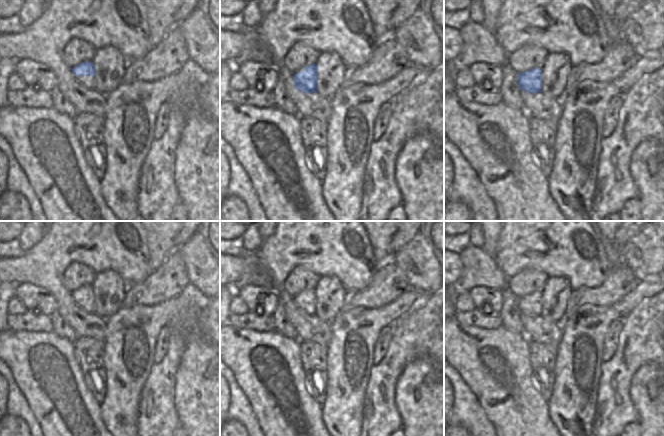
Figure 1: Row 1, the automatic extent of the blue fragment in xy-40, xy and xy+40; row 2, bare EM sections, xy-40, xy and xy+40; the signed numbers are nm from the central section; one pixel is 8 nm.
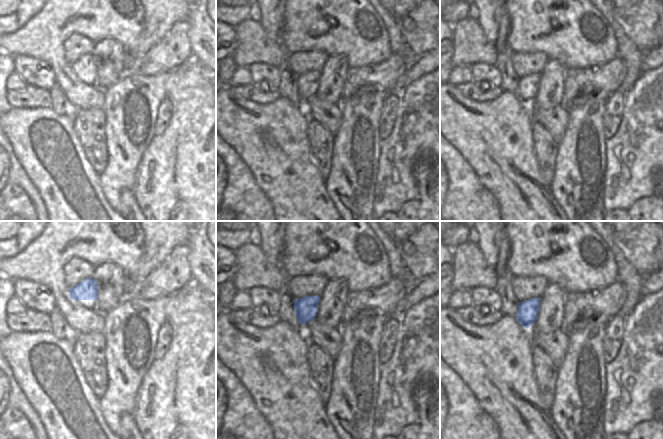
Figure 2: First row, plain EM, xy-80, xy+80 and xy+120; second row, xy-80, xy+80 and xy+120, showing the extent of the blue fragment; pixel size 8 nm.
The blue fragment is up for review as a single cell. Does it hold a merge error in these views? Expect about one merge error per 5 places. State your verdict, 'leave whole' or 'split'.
leave whole

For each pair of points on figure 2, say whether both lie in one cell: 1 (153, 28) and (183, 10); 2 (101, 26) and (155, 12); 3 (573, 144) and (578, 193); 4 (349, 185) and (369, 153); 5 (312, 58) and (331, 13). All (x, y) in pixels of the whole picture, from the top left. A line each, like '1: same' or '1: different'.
1: same
2: different
3: same
4: same
5: different

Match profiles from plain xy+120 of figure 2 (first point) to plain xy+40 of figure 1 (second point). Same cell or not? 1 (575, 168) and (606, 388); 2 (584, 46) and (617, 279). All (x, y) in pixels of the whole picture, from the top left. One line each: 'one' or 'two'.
1: two
2: two

